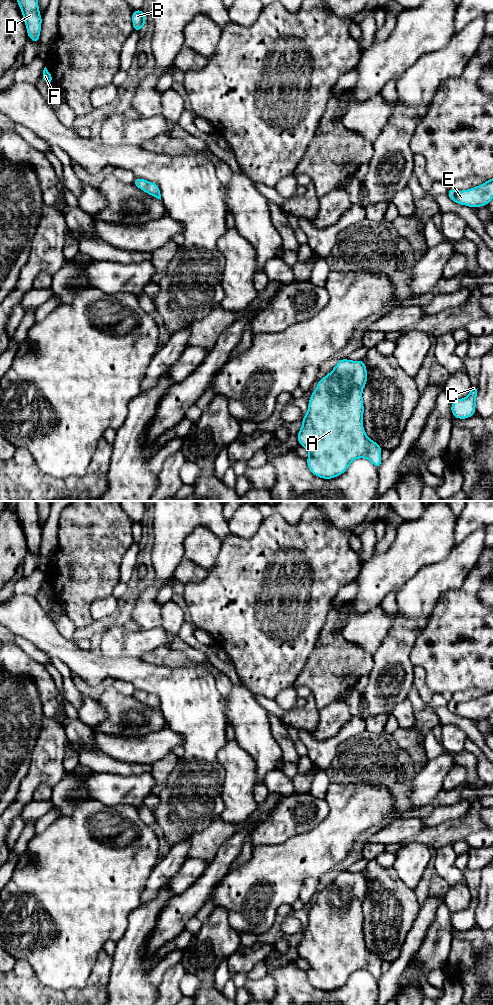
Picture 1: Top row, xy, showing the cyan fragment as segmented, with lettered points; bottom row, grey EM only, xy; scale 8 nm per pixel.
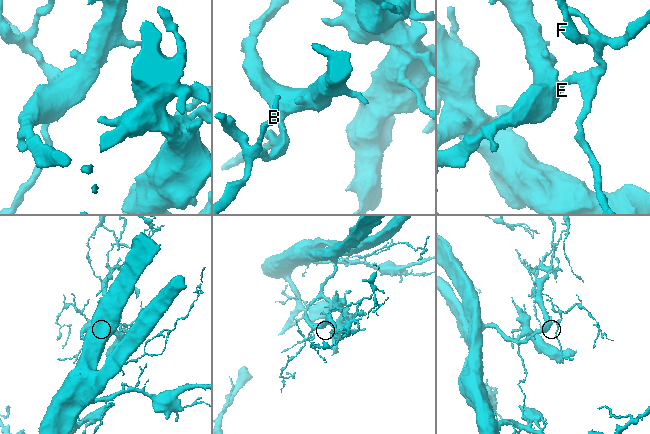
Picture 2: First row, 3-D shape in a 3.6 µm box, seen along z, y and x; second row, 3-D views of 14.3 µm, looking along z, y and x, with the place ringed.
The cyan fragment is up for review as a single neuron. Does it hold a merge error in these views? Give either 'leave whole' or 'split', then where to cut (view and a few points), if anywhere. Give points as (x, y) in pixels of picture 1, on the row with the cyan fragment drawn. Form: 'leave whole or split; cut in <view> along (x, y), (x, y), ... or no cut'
leave whole; no cut

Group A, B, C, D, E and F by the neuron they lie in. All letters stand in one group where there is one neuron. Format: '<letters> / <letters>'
A B C D E F

